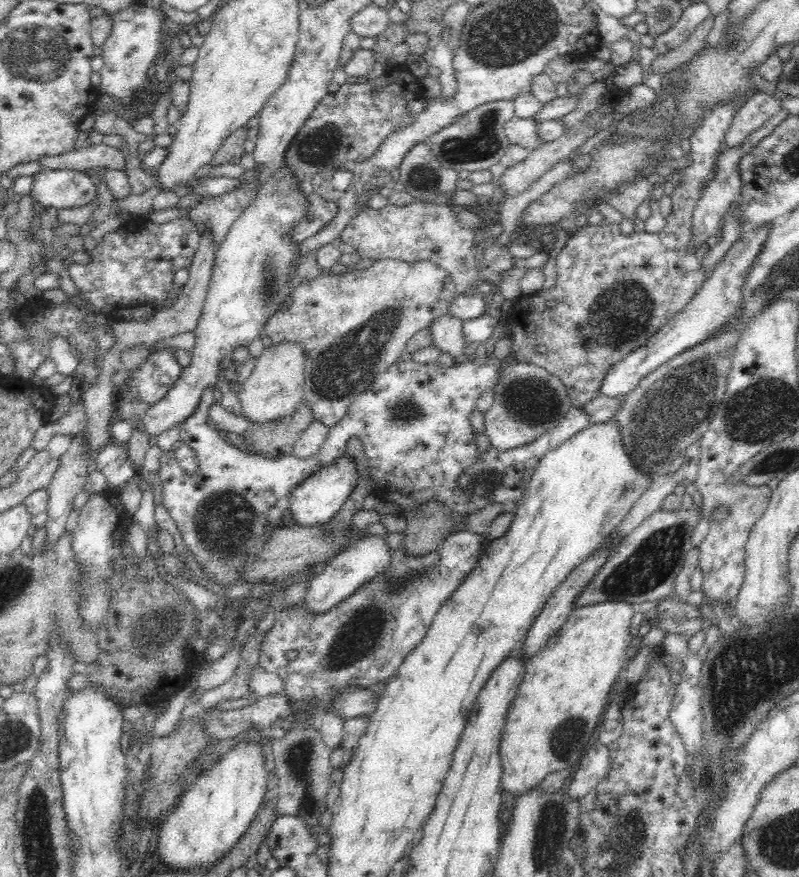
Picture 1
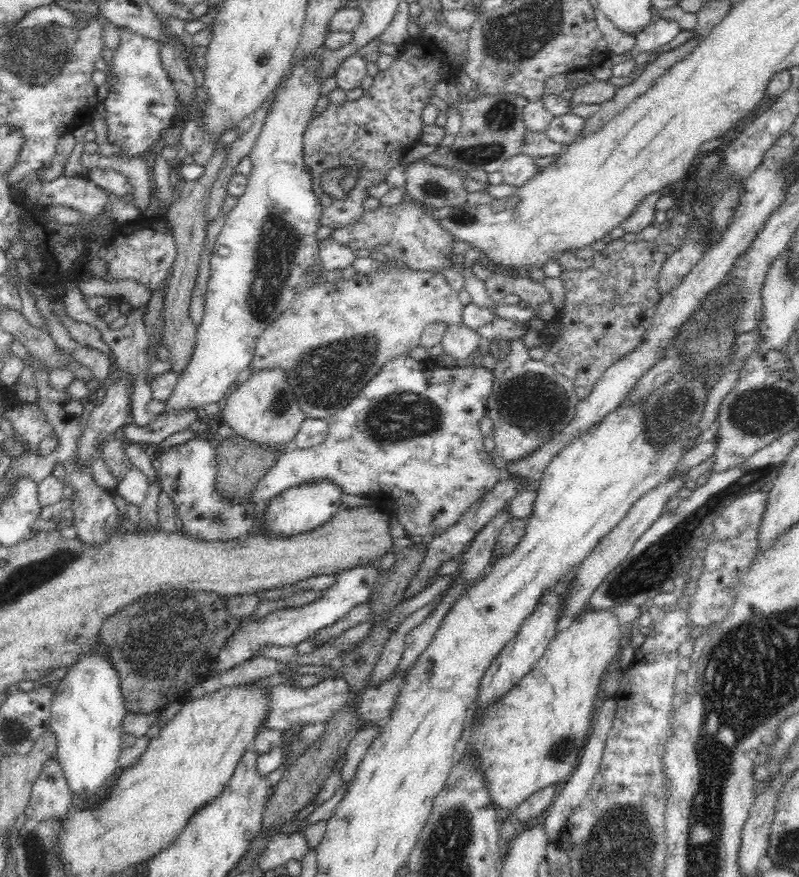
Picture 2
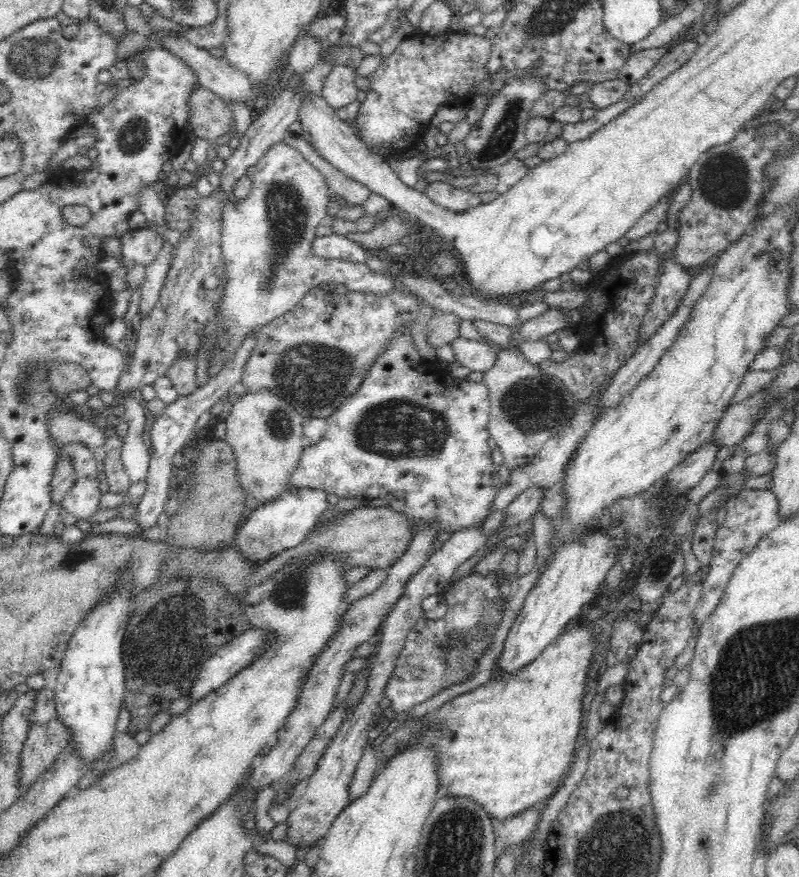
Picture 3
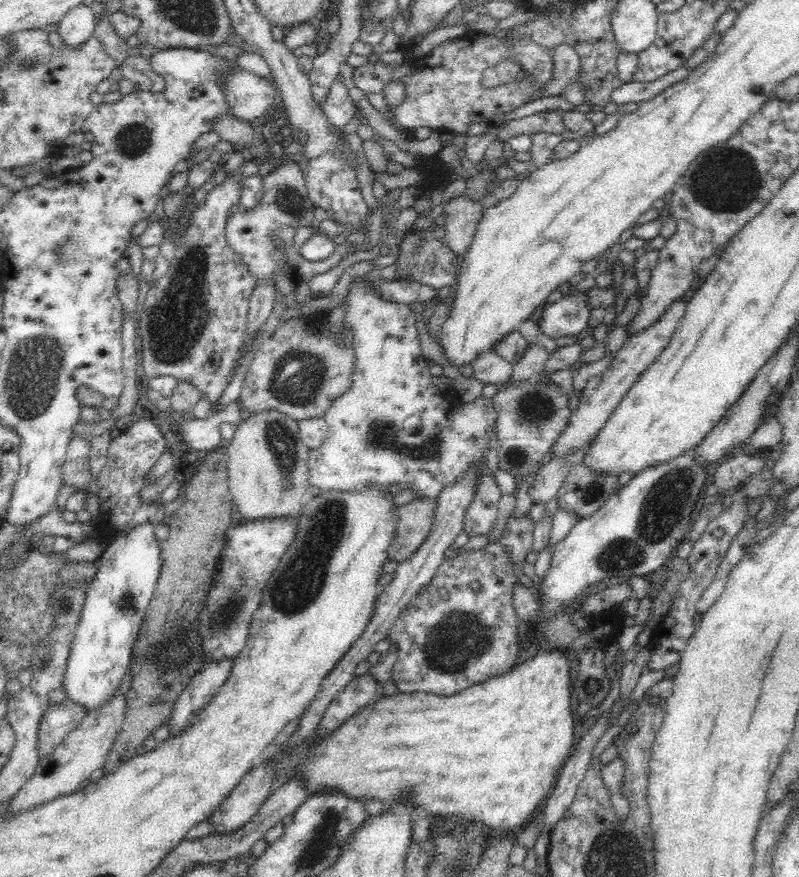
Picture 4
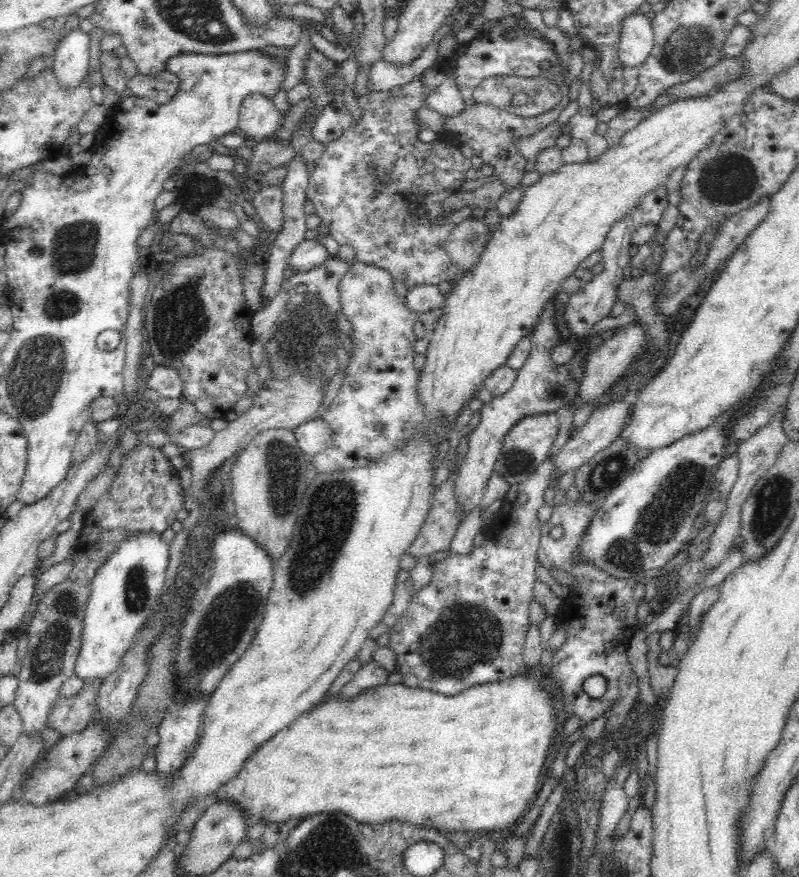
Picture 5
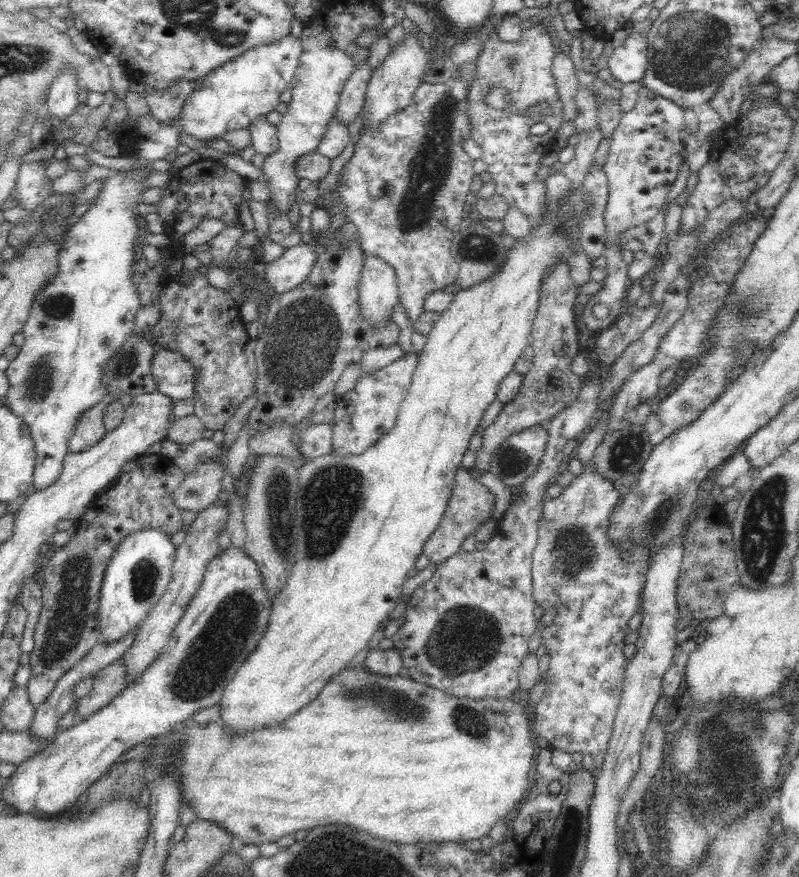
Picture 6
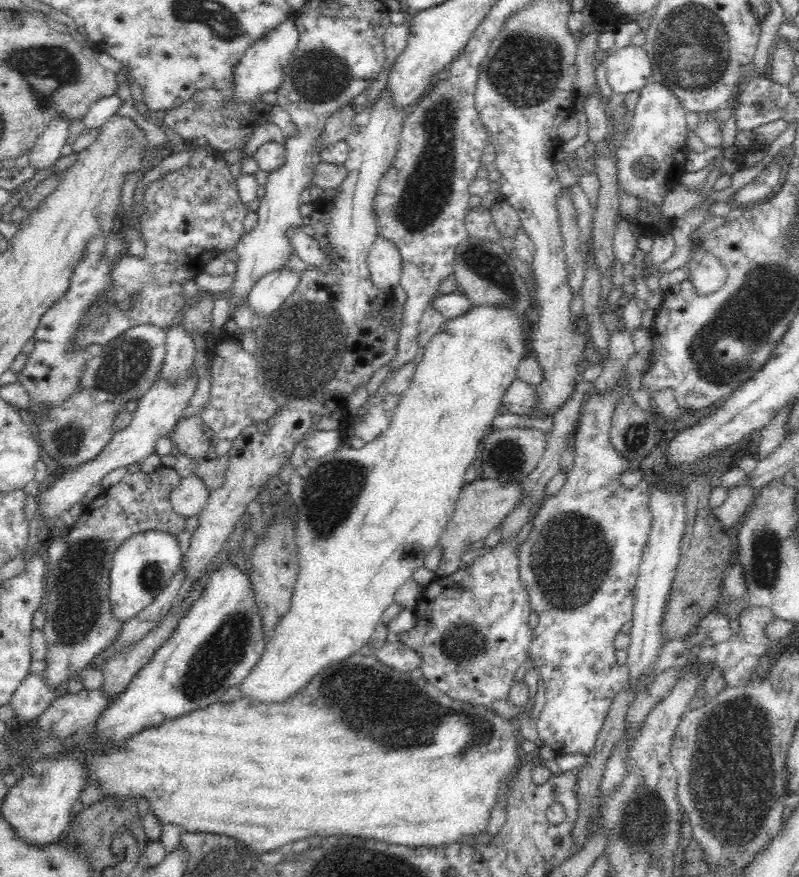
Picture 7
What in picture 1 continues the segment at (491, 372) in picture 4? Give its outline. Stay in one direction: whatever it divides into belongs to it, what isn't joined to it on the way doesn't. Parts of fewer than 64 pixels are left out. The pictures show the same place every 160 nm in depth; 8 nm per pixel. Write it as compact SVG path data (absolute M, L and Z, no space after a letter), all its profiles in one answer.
M446 314L436 318L429 327L432 333L432 344L440 350L459 357L467 345L462 336L463 321Z

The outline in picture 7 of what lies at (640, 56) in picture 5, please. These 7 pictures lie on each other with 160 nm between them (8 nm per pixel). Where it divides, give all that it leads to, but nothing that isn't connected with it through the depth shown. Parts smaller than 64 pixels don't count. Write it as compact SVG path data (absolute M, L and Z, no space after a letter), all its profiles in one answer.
M632 42L608 56L605 65L611 90L620 94L640 90L653 76L645 48Z

